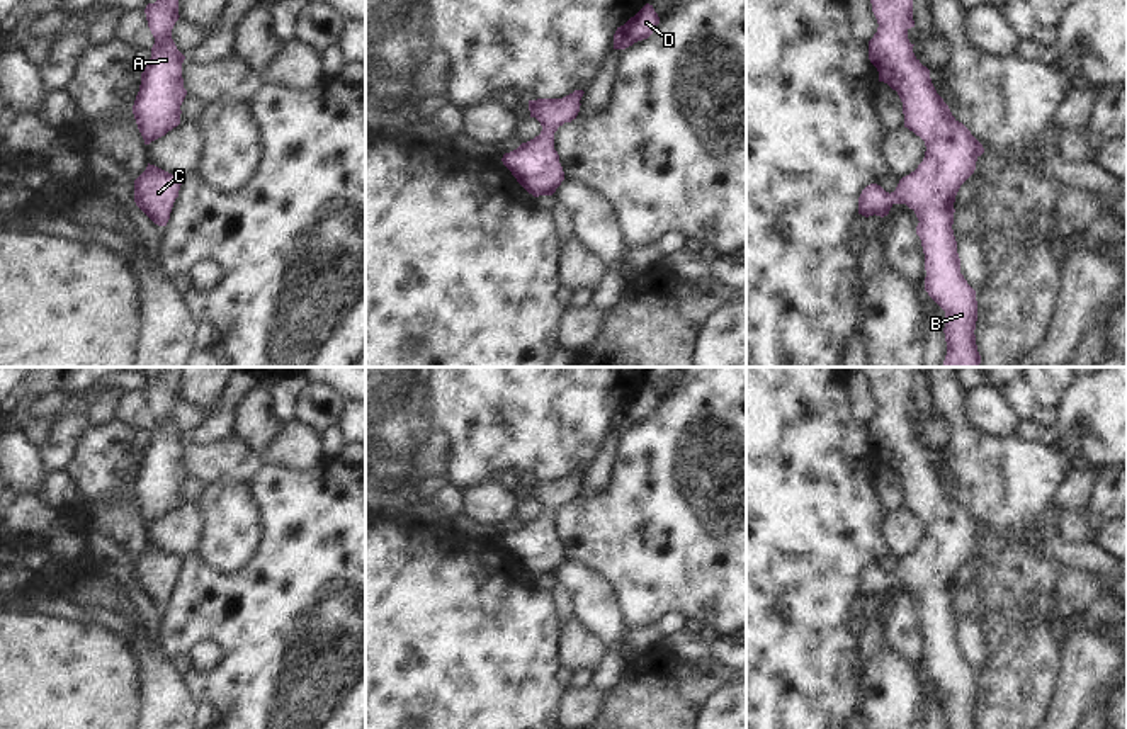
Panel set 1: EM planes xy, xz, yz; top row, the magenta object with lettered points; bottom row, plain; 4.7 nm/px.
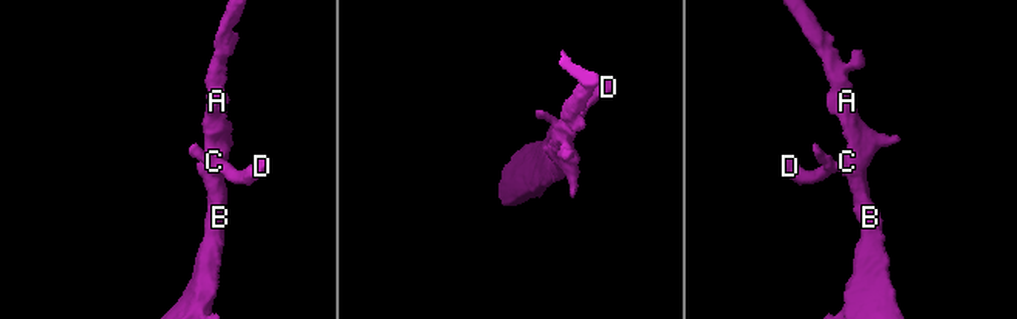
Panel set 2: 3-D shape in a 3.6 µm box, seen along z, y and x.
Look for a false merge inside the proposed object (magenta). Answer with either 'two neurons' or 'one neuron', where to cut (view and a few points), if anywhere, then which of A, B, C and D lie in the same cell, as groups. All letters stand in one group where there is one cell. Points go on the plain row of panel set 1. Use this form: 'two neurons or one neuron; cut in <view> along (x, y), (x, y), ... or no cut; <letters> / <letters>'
one neuron; no cut; A B C D

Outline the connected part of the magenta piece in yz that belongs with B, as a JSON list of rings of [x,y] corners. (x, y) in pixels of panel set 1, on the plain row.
[[[862,367],[879,404],[869,421],[869,440],[879,452],[879,462],[898,472],[904,508],[925,522],[926,532],[918,549],[903,557],[894,573],[877,564],[867,566],[858,578],[858,595],[884,598],[894,585],[915,591],[920,602],[916,615],[925,634],[925,671],[945,692],[947,729],[977,729],[976,671],[960,654],[952,605],[955,576],[974,554],[984,528],[952,496],[908,420],[908,411],[915,408],[913,377],[930,369]]]

